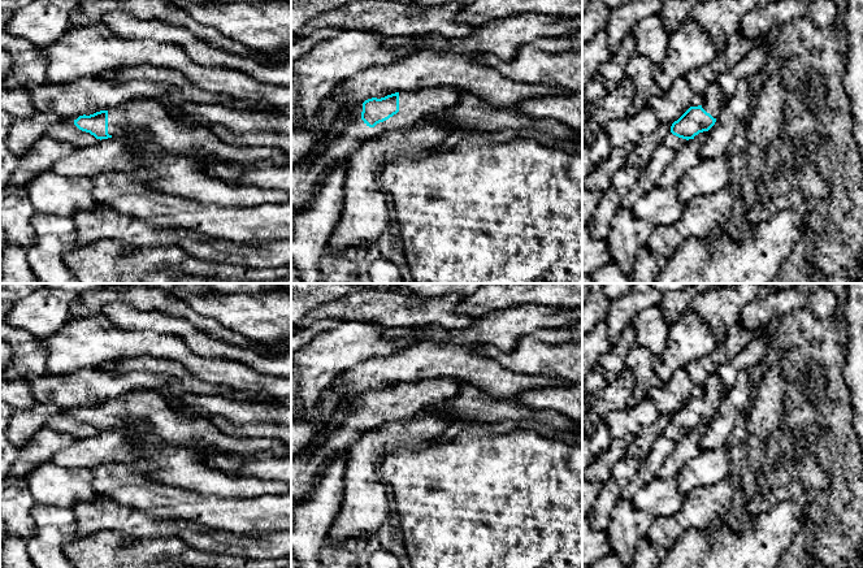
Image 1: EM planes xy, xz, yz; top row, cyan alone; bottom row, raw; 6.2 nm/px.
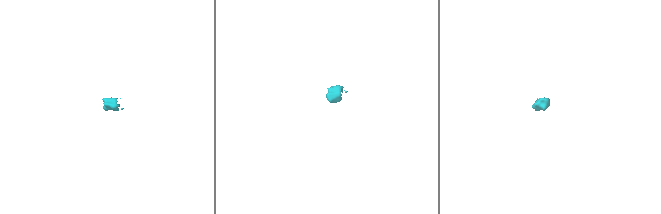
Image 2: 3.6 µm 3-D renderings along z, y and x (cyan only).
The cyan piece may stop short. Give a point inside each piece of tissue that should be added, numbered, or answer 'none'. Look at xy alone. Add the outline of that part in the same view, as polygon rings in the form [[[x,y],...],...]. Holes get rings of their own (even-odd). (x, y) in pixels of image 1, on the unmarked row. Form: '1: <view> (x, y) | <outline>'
1: xy (68, 423) | [[[68,411],[65,415],[52,417],[47,421],[47,428],[60,430],[73,435],[75,439],[88,438],[99,434],[90,424],[79,421],[74,412]]]
2: xy (169, 426) | [[[131,391],[108,400],[109,426],[139,424],[151,429],[152,442],[168,447],[217,448],[238,458],[256,454],[283,455],[290,451],[276,439],[225,434],[212,420],[186,416],[156,391]]]

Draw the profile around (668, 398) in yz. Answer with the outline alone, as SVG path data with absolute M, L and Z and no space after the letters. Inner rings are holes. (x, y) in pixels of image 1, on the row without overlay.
M685 368L677 369L668 382L656 387L652 386L647 391L647 398L651 399L660 415L673 415L690 398L702 396L703 387L695 385Z

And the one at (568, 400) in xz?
M582 383L567 387L525 390L517 394L516 398L533 409L552 409L573 421L582 421Z

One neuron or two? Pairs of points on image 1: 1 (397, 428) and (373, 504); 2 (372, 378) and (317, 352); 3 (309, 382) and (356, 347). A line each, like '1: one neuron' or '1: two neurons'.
1: one neuron
2: two neurons
3: one neuron

